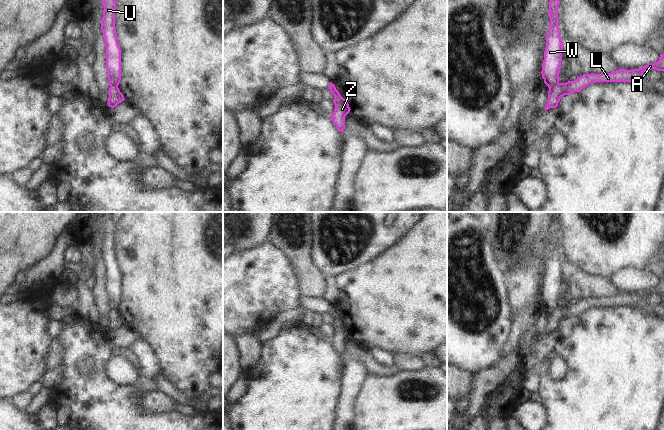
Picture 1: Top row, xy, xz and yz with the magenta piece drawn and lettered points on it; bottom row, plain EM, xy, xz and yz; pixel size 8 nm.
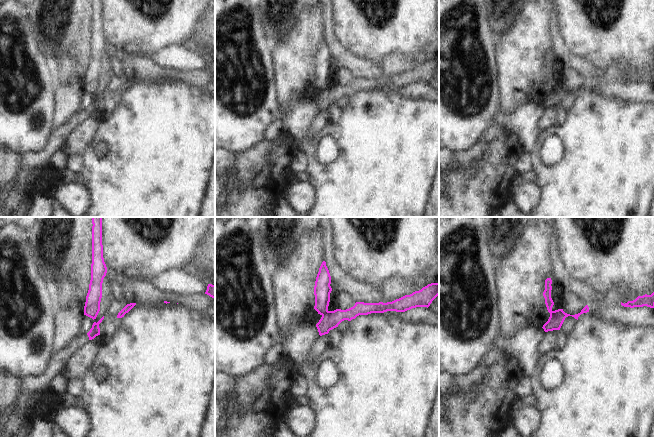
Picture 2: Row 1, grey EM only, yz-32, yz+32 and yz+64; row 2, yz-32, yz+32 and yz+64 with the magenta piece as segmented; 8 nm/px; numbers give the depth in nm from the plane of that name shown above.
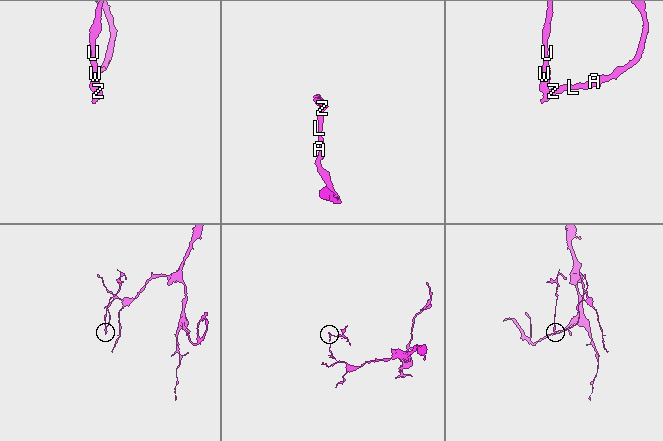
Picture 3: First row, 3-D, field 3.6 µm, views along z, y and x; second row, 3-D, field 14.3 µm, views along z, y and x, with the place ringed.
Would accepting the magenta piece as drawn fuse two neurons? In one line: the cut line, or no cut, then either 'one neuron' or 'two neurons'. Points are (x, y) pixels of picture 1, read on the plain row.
yz (558, 306), (549, 314) | two neurons

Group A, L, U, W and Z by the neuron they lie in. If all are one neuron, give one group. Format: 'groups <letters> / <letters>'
groups A L Z / U W

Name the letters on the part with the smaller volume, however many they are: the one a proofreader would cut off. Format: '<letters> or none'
U, W

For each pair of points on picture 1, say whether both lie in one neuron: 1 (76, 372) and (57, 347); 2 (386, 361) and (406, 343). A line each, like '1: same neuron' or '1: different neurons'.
1: different neurons
2: different neurons

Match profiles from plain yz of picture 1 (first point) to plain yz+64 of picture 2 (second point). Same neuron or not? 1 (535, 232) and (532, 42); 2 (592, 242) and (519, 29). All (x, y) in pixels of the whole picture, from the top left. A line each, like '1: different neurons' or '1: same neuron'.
1: different neurons
2: different neurons

